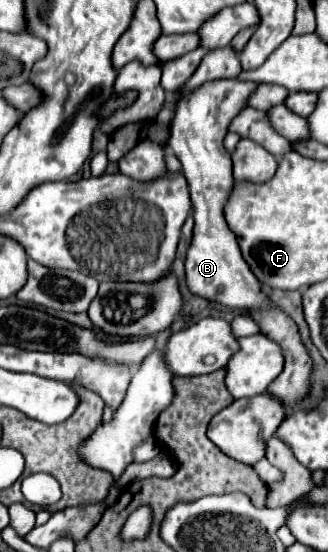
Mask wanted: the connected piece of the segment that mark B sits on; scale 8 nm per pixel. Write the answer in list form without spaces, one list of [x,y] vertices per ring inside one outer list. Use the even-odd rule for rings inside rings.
[[[222,79],[202,85],[190,97],[178,97],[178,109],[170,127],[170,147],[182,163],[194,209],[194,237],[186,253],[188,289],[194,295],[218,301],[228,307],[250,309],[250,315],[260,323],[262,335],[278,341],[284,347],[284,371],[276,377],[276,381],[272,381],[268,391],[276,395],[288,409],[292,409],[292,405],[308,393],[312,361],[300,341],[296,323],[286,313],[276,309],[260,291],[260,283],[240,253],[238,237],[224,219],[224,205],[234,189],[232,153],[224,147],[224,137],[228,135],[228,127],[234,117],[248,107],[248,99],[256,87],[258,83],[254,81]]]

